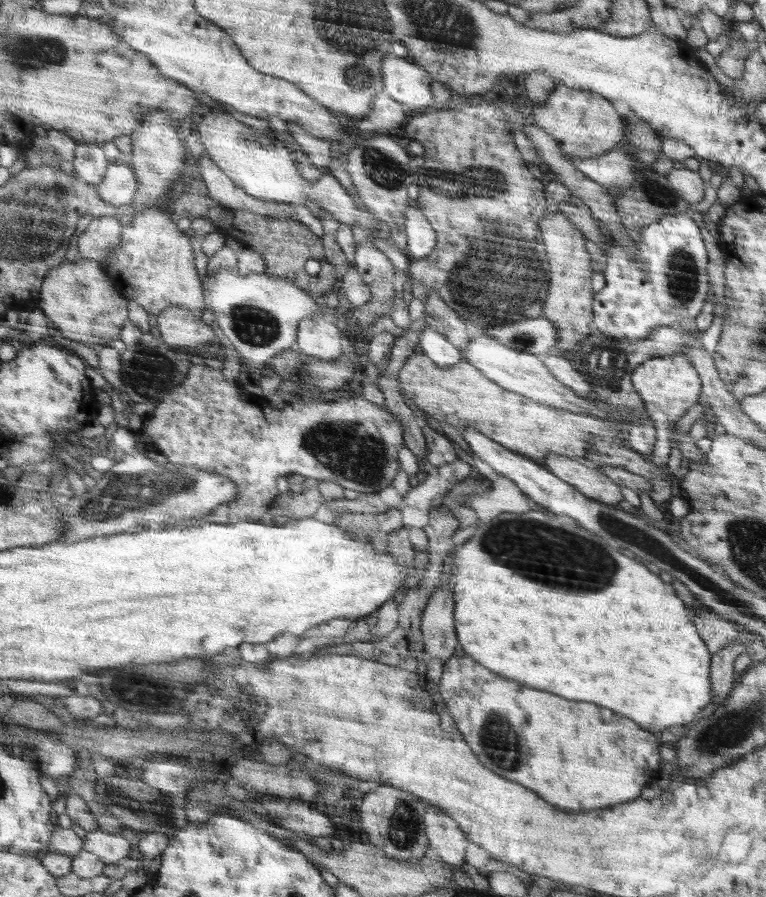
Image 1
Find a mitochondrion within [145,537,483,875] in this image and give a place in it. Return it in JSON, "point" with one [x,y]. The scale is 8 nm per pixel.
{"point":[404,820]}

